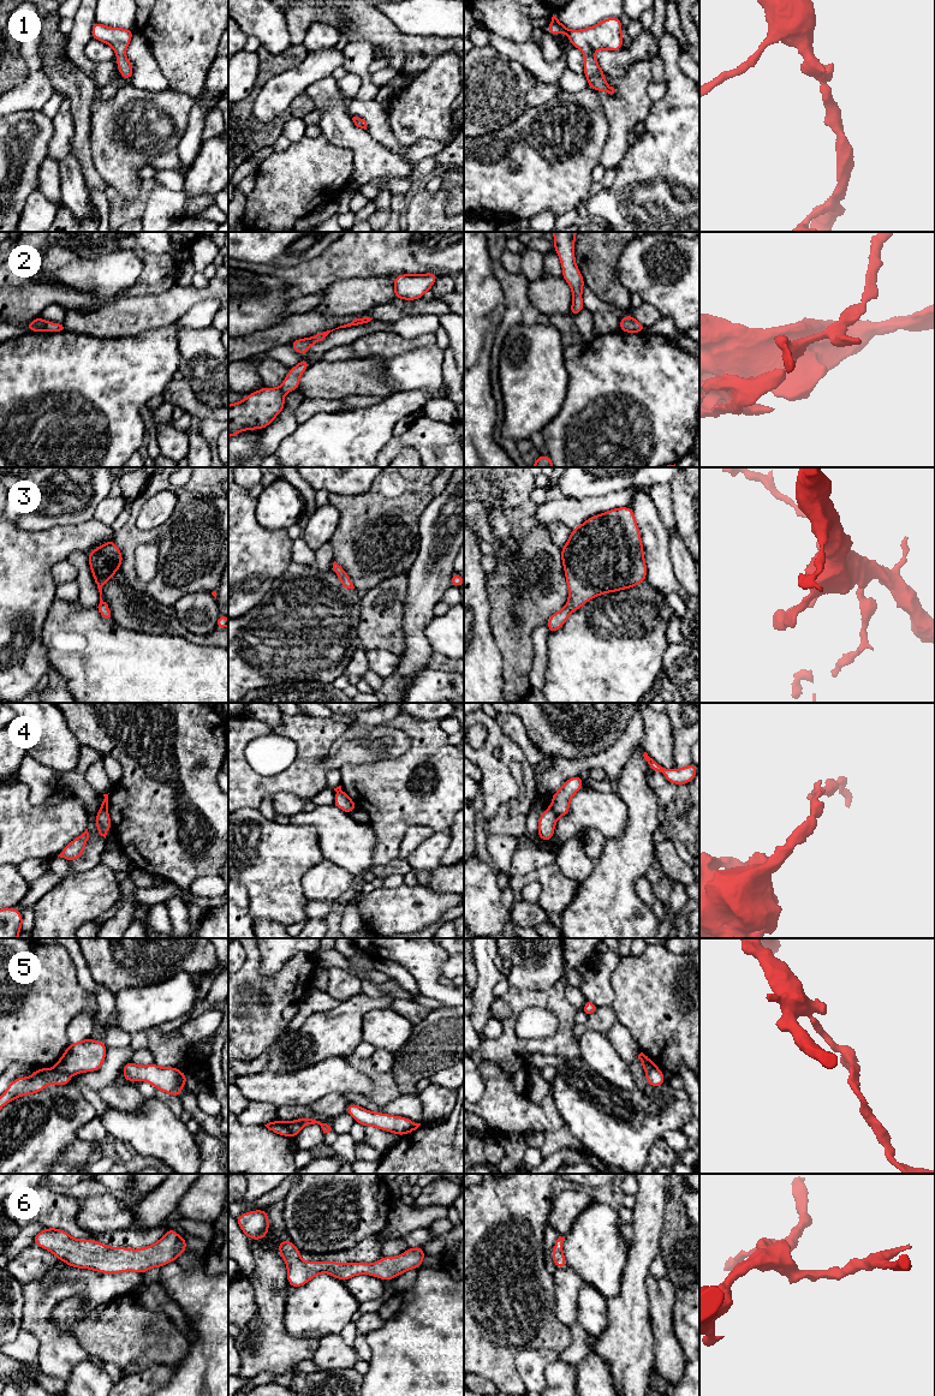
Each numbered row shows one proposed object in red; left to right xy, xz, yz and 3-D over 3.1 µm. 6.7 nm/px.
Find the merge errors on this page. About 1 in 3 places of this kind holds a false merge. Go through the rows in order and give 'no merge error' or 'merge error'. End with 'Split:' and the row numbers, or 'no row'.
1: no merge error
2: merge error
3: no merge error
4: merge error
5: merge error
6: no merge error
Split: 2, 4, 5

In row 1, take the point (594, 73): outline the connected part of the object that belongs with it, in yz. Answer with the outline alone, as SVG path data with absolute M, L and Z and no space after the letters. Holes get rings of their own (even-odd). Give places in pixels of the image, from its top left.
M553 14L547 31L554 36L565 32L571 44L579 48L584 54L584 76L588 79L589 86L595 91L606 91L612 95L615 90L605 80L603 76L606 73L598 66L594 53L598 49L613 52L623 49L621 25L623 20L614 17L583 30L573 30L567 29Z

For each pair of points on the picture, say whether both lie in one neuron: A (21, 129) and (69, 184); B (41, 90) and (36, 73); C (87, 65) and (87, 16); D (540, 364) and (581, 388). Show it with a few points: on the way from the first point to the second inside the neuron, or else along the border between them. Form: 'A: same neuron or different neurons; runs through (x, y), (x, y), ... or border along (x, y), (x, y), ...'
A: different neurons; border along (54, 129), (47, 156)
B: same neuron; runs through (37, 87), (37, 77)
C: same neuron; runs through (78, 53), (78, 37), (82, 28)
D: different neurons; border along (566, 361), (567, 395), (561, 409)

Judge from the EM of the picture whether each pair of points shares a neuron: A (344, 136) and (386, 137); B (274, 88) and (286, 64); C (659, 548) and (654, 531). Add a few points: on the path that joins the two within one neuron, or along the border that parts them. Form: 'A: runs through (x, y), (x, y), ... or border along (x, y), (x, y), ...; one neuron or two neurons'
A: border along (365, 130), (371, 137), (394, 153); two neurons
B: border along (307, 57), (296, 66), (273, 76), (260, 89); two neurons
C: runs through (655, 544), (654, 535); one neuron

